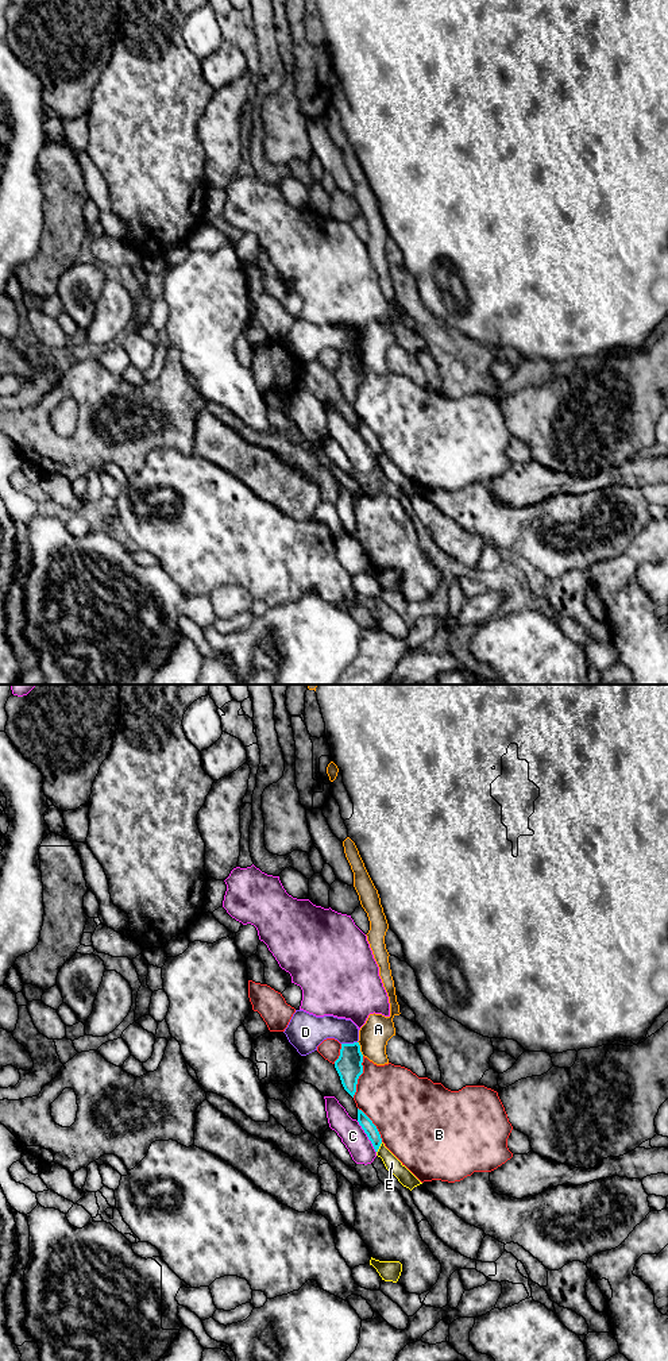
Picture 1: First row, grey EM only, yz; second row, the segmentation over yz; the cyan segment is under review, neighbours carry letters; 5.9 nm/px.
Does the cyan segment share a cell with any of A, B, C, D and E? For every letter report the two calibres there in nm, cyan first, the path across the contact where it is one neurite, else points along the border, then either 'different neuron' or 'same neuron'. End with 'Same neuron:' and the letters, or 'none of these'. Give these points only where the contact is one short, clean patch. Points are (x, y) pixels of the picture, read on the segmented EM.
A: 160 nm thick on the cyan side, 180 nm on the other; border along yz (358, 1041), (359, 1051), (363, 1055); different neuron
B: 160 nm thick on the cyan side, 380 nm on the other; different neuron
C: 80 nm thick on the cyan side, 150 nm on the other; different neuron
D: 160 nm thick on the cyan side, 190 nm on the other; border along yz (356, 1041), (342, 1044); different neuron
E: 80 nm thick on the cyan side, 90 nm on the other; different neuron
Same neuron: none of these

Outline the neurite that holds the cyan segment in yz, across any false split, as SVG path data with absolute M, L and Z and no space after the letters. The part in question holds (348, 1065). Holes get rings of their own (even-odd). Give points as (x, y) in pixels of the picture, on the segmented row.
M359 1042L341 1044L340 1056L335 1068L344 1090L354 1098L359 1076L363 1073L363 1055Z

